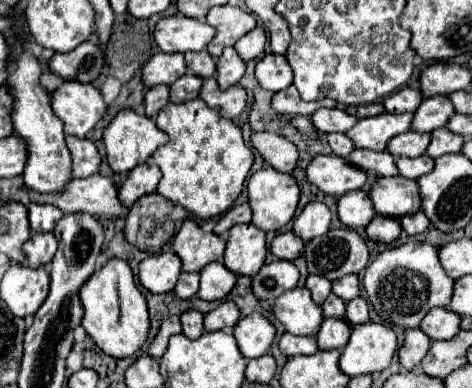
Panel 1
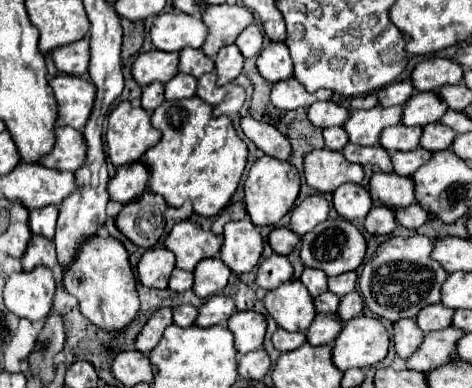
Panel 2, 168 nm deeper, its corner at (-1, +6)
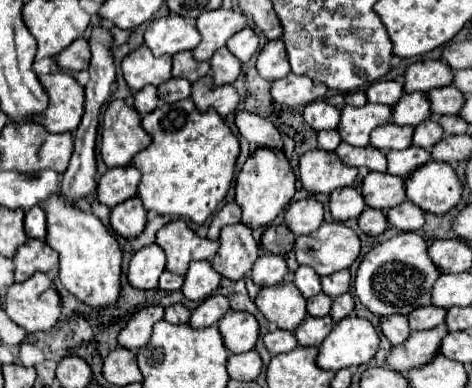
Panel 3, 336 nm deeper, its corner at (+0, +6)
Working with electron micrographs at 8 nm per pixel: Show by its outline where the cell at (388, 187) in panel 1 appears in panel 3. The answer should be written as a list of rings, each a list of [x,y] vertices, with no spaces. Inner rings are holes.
[[[369,172],[361,186],[365,204],[369,208],[377,208],[387,212],[389,208],[395,208],[397,204],[403,204],[407,200],[405,196],[405,180],[401,176],[393,174],[381,174],[381,172]]]

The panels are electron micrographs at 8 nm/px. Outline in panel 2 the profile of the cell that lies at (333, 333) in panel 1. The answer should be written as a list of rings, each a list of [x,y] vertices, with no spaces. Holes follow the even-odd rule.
[[[316,314],[314,322],[310,324],[306,332],[306,340],[312,346],[322,346],[322,344],[332,344],[334,338],[340,334],[342,324],[336,316],[326,316],[326,314]]]

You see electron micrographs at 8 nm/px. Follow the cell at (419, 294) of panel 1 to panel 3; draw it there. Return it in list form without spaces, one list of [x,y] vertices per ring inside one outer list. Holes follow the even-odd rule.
[[[401,232],[365,254],[355,276],[355,292],[361,304],[379,318],[391,314],[407,316],[415,308],[431,304],[431,288],[437,276],[441,276],[441,272],[427,254],[427,240],[415,232]]]

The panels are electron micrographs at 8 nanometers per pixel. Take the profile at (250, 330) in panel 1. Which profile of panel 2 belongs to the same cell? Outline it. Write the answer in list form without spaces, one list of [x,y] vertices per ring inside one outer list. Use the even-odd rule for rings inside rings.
[[[234,312],[234,316],[228,320],[228,330],[234,334],[234,346],[238,354],[248,354],[262,346],[266,320],[258,312]]]

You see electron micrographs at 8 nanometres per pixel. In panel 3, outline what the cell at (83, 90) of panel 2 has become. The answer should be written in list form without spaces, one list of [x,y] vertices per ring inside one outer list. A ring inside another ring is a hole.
[[[65,72],[39,74],[39,80],[49,94],[49,108],[35,116],[33,122],[43,124],[49,132],[77,130],[85,106],[83,86],[79,86],[77,80]]]

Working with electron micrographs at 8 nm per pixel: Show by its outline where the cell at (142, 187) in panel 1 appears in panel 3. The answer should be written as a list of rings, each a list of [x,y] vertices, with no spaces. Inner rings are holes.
[[[135,166],[109,168],[99,180],[97,198],[99,202],[113,208],[123,200],[135,196],[139,182],[141,182],[141,172],[137,172]]]

